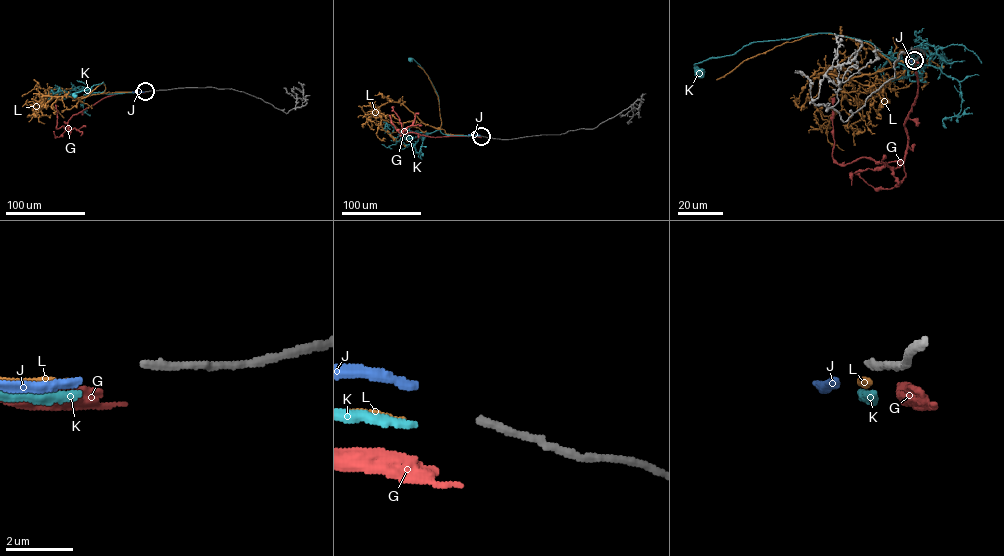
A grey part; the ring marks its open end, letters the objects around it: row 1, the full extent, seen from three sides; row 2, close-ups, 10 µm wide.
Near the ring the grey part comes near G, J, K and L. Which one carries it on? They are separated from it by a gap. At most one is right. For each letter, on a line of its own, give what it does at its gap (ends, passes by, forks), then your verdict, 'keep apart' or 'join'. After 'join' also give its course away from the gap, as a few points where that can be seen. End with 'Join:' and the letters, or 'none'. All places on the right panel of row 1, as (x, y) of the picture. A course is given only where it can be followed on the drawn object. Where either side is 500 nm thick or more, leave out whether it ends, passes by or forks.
G: it ends there; keep apart
J: it ends there; keep apart
K: it ends there; keep apart
L: it ends there; keep apart
Join: none

